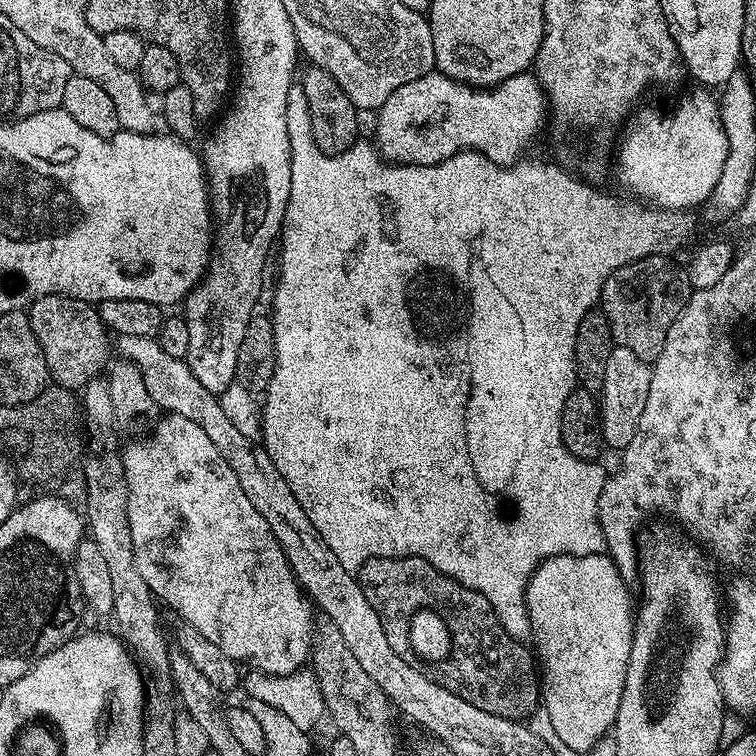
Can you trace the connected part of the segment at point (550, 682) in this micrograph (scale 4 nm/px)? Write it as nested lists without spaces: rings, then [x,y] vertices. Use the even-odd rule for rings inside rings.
[[[599,552],[585,556],[551,556],[533,570],[524,588],[524,605],[532,627],[530,640],[536,643],[534,652],[538,657],[542,708],[548,711],[548,724],[561,740],[561,745],[577,754],[590,750],[593,743],[605,739],[616,723],[626,682],[634,623],[634,596],[632,604],[628,588],[612,557]]]

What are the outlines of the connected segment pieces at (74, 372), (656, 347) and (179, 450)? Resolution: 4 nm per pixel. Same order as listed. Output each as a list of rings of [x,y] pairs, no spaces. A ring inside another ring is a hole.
[[[43,296],[32,301],[26,311],[34,330],[34,338],[38,338],[38,346],[42,346],[53,385],[69,390],[82,390],[89,381],[105,371],[109,363],[110,333],[93,305],[69,296]]]
[[[667,255],[647,256],[621,268],[613,268],[603,277],[599,307],[610,322],[613,341],[619,347],[638,354],[638,358],[654,362],[666,346],[666,334],[674,326],[674,318],[682,314],[694,289],[688,273]]]
[[[164,414],[157,419],[156,426],[150,434],[145,435],[139,442],[132,442],[128,449],[126,447],[123,449],[122,459],[124,461],[124,481],[128,483],[130,497],[128,521],[134,542],[134,562],[138,566],[138,574],[142,574],[146,586],[150,586],[153,597],[161,605],[169,604],[181,616],[180,620],[185,625],[195,628],[203,637],[210,638],[214,642],[214,646],[218,646],[222,650],[222,654],[228,654],[232,660],[237,662],[252,660],[253,666],[257,668],[255,670],[257,673],[265,676],[285,676],[291,672],[301,671],[309,663],[312,654],[313,605],[304,595],[295,574],[292,573],[292,568],[288,564],[288,559],[278,538],[274,538],[270,526],[266,526],[266,518],[262,518],[262,514],[258,514],[258,510],[254,510],[250,498],[246,498],[246,493],[242,490],[238,477],[234,475],[234,470],[230,470],[230,465],[226,462],[226,458],[222,458],[218,446],[214,446],[214,442],[210,442],[210,434],[206,434],[206,430],[202,430],[202,426],[190,422],[190,418]]]

